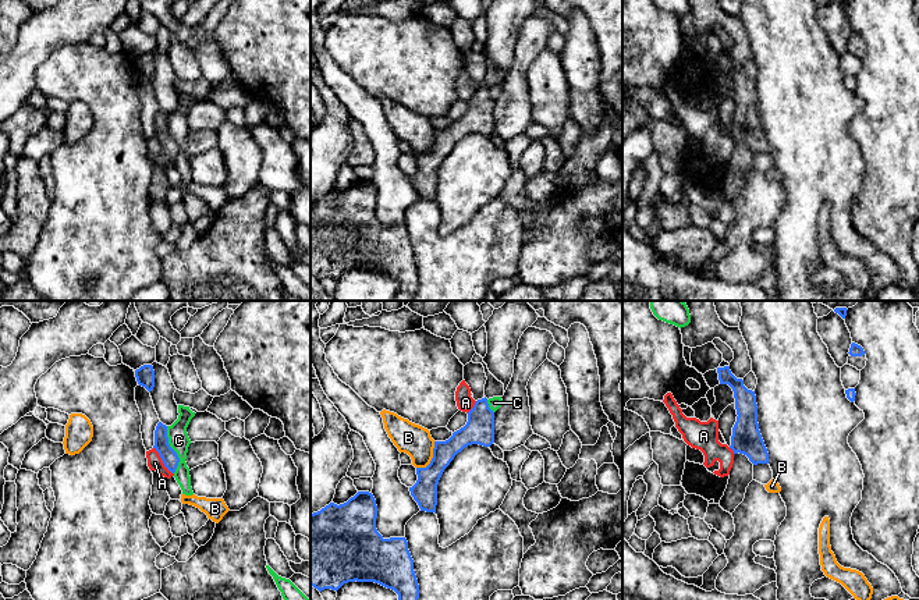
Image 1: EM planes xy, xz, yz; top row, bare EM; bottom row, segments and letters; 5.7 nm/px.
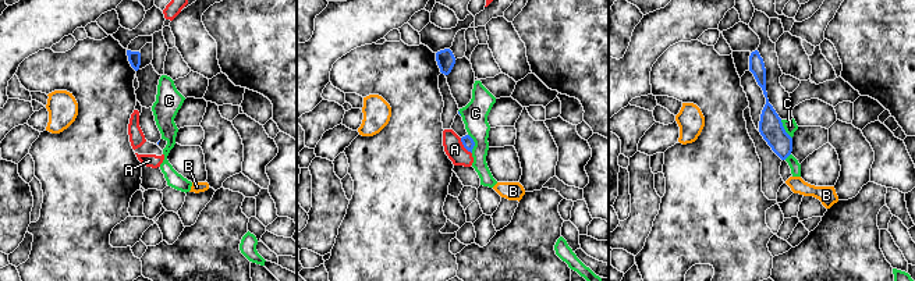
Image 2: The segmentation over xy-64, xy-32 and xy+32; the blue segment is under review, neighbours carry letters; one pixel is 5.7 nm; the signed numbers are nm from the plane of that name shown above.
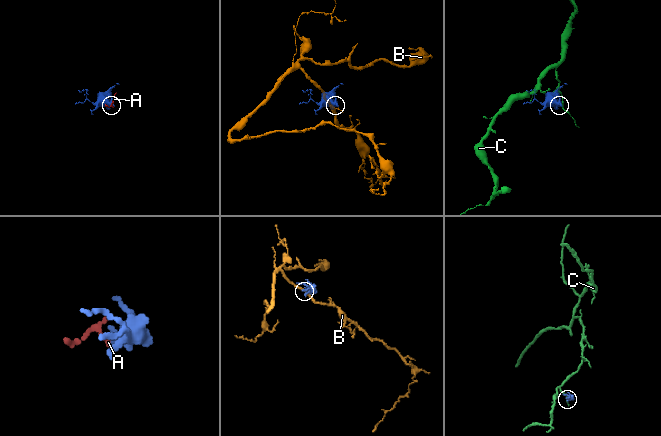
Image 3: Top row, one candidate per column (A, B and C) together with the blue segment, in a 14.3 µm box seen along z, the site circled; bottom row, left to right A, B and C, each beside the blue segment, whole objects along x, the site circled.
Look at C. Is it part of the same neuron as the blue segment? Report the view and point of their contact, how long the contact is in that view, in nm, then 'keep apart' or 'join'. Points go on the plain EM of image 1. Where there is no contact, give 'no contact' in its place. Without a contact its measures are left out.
contact xy (173, 138); length 280 nm; keep apart

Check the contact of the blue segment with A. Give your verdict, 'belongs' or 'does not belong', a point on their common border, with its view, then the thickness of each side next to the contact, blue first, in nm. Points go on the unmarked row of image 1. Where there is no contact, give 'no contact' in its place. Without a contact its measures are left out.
does not belong | xy (162, 148) | 90/90 nm

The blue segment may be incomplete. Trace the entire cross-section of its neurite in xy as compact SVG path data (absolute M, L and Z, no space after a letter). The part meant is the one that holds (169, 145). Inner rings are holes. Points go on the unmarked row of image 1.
M162 110L157 111L155 118L155 134L153 136L159 141L164 155L174 161L180 146L177 141L170 135L167 125L167 114Z

